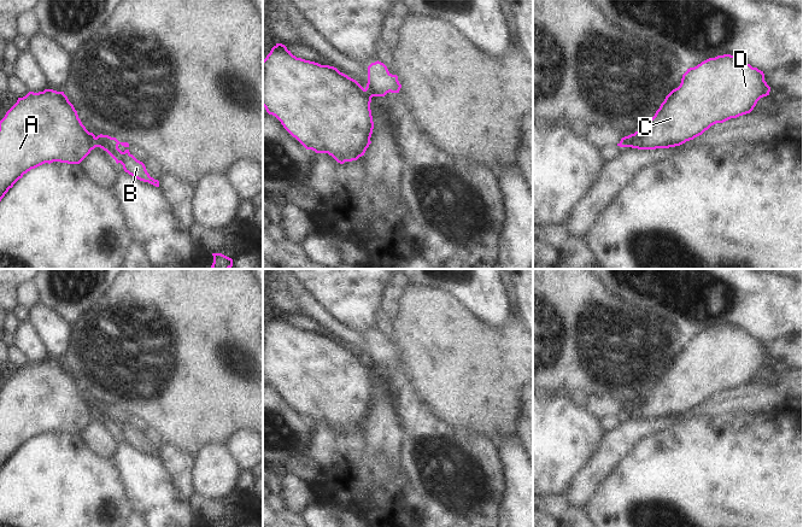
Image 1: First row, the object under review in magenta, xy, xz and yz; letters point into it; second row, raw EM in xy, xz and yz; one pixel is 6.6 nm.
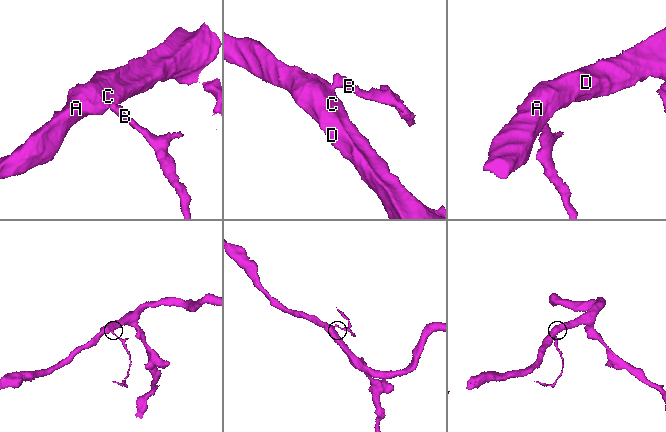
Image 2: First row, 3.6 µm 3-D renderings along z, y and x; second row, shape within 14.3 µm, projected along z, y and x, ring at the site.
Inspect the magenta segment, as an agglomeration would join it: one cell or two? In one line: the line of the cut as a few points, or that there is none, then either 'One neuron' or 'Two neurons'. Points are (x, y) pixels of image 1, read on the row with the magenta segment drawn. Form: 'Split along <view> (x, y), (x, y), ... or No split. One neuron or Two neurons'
Split along xy (94, 138), (98, 146). Two neurons

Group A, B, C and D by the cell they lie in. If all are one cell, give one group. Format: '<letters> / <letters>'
A C D / B

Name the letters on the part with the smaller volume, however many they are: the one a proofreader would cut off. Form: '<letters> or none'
B

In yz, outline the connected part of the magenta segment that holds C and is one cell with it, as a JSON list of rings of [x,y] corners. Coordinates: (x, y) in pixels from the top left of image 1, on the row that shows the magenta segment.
[[[731,54],[709,58],[687,69],[680,86],[666,96],[655,116],[627,136],[626,147],[680,146],[716,123],[750,113],[769,92],[763,71],[743,58]]]

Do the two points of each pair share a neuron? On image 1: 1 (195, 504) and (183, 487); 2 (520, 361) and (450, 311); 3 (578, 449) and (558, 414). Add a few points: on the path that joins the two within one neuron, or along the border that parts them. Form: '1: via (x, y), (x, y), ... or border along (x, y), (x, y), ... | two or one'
1: border along (193, 492), (187, 499) | two
2: via (503, 358), (497, 358), (467, 328) | one
3: via (569, 440), (558, 429), (558, 422) | one

